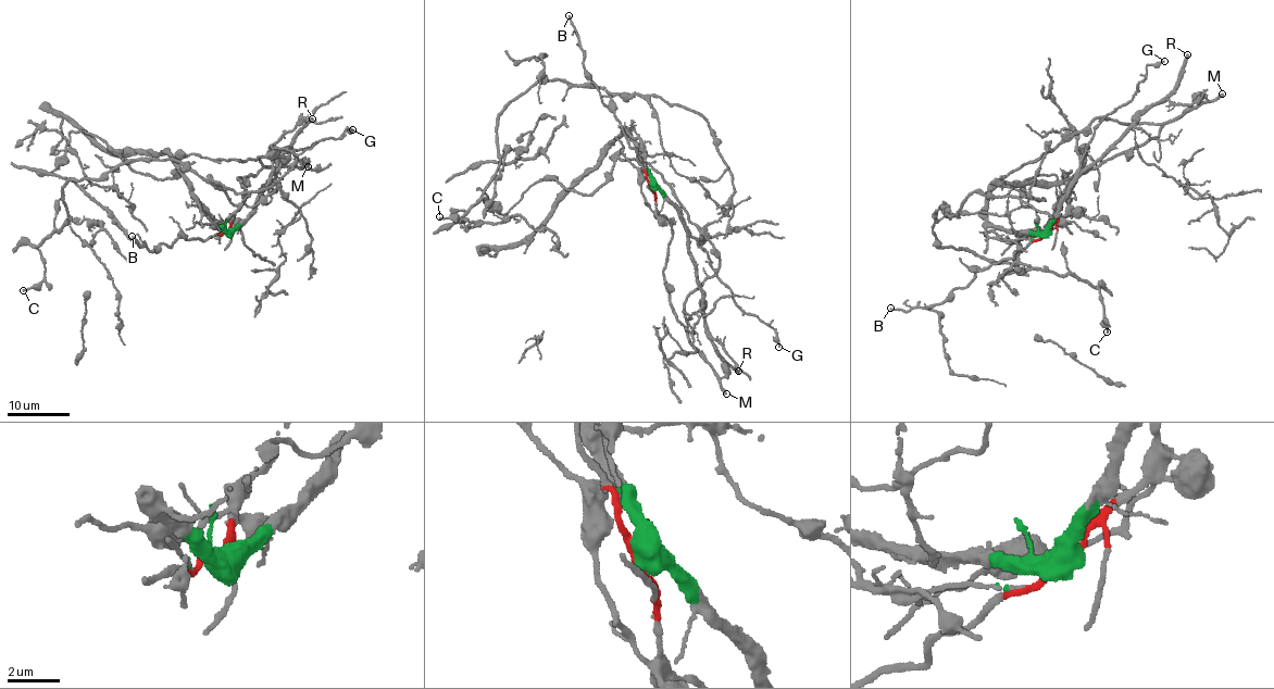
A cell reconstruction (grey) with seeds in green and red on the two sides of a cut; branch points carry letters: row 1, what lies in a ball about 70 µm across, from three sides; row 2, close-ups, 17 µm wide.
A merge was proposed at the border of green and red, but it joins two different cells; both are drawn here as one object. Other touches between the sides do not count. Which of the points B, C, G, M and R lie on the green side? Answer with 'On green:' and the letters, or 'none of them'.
On green: C, G, R

